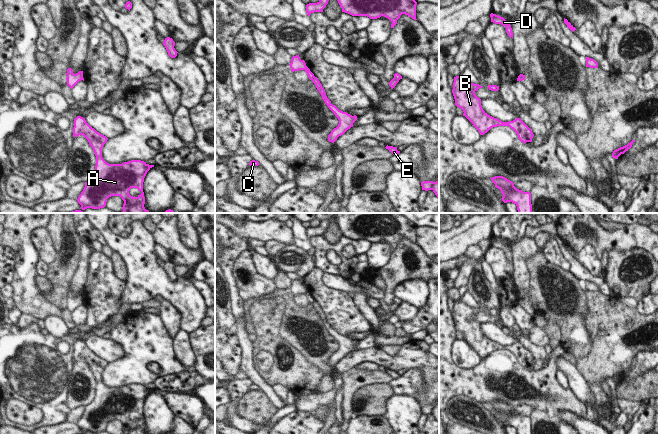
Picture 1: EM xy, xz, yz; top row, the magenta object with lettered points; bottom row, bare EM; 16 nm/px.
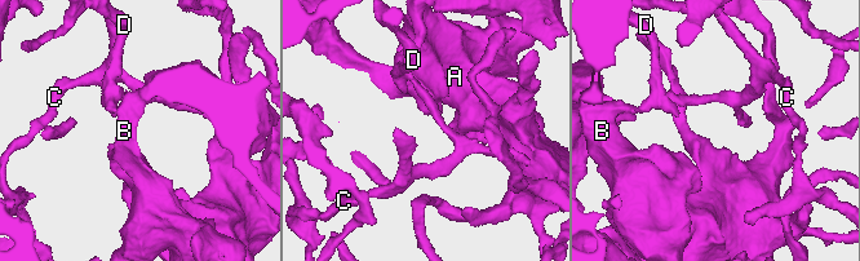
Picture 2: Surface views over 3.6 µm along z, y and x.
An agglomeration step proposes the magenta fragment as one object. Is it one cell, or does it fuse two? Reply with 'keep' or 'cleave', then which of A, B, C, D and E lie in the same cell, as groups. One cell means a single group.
cleave; A B D E / C

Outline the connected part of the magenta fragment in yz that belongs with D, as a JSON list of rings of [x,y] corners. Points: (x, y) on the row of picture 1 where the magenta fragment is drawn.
[[[491,13],[490,14],[491,17],[491,22],[495,23],[495,24],[501,24],[506,28],[506,32],[508,34],[508,36],[511,38],[513,38],[513,32],[512,32],[512,28],[510,23],[508,23],[503,17],[498,16],[496,14]]]

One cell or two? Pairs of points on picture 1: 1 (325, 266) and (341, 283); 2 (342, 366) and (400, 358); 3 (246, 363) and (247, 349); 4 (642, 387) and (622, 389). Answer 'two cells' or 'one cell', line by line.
1: two cells
2: one cell
3: one cell
4: one cell

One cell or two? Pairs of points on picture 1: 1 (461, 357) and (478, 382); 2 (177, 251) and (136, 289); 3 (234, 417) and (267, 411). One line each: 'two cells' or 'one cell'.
1: two cells
2: two cells
3: two cells

